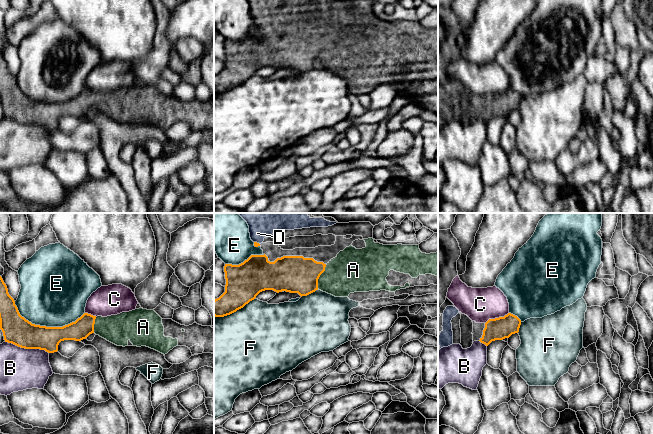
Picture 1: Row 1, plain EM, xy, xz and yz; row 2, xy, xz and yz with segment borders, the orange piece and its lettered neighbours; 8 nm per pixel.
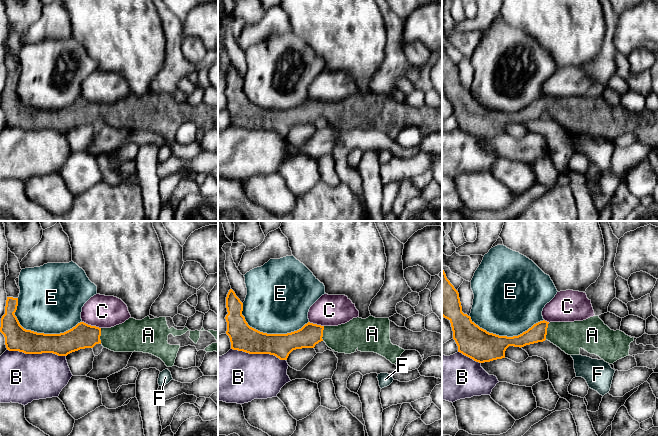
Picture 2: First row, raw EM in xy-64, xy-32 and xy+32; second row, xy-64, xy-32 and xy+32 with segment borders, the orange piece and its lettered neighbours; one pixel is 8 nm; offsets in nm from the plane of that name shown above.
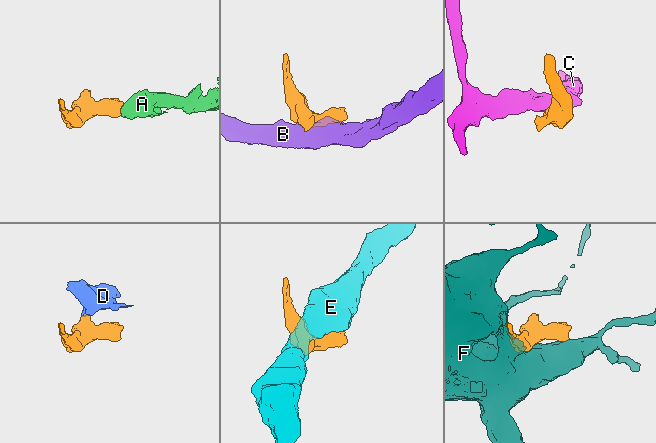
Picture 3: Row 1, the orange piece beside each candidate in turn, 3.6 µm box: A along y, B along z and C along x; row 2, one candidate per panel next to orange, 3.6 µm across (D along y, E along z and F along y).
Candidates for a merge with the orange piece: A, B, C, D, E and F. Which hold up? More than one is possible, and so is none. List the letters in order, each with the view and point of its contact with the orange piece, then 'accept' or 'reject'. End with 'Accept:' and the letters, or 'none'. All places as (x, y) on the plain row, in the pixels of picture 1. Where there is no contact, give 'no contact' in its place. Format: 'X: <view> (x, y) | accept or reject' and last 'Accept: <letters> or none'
A: xz (319, 52) | accept
B: xy (27, 124) | reject
C: yz (496, 94) | reject
D: xz (256, 18) | accept
E: xy (45, 102) | reject
F: xz (234, 87) | reject
Accept: A, D

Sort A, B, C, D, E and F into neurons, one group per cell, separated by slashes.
A D / B / C / E / F

